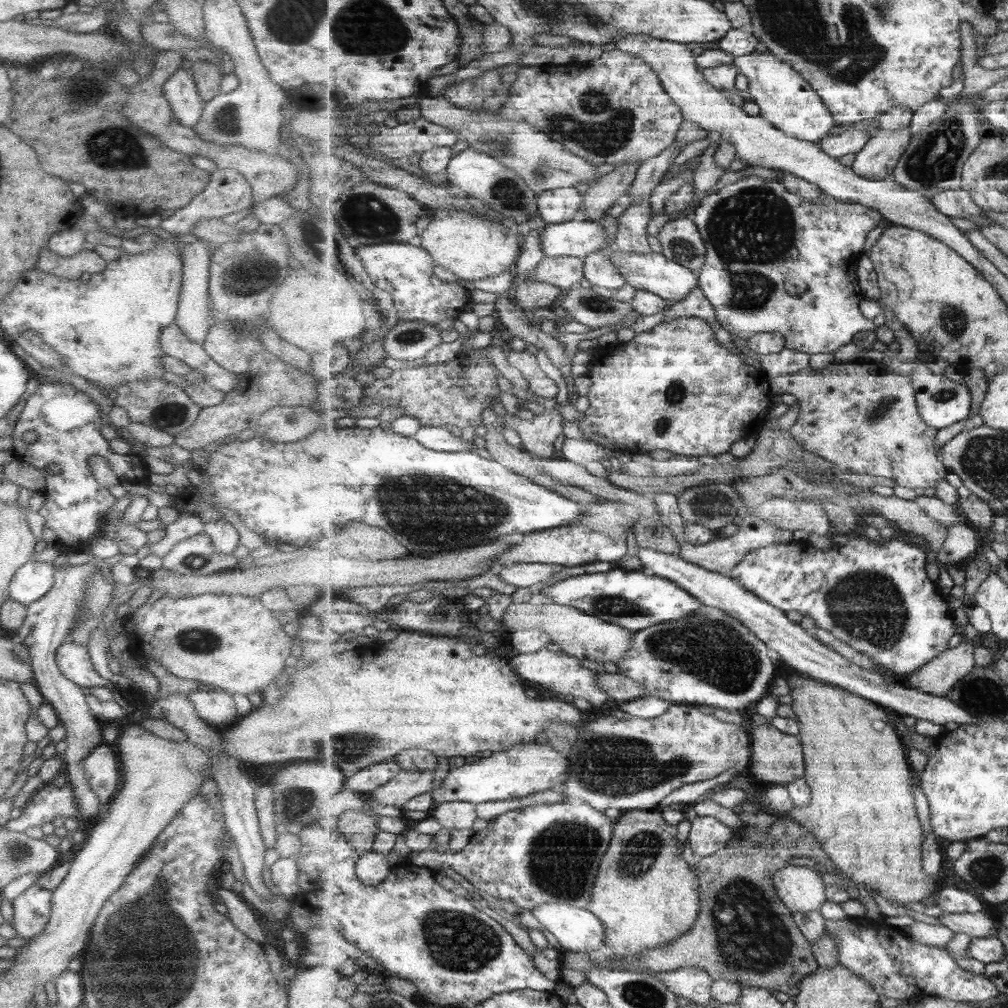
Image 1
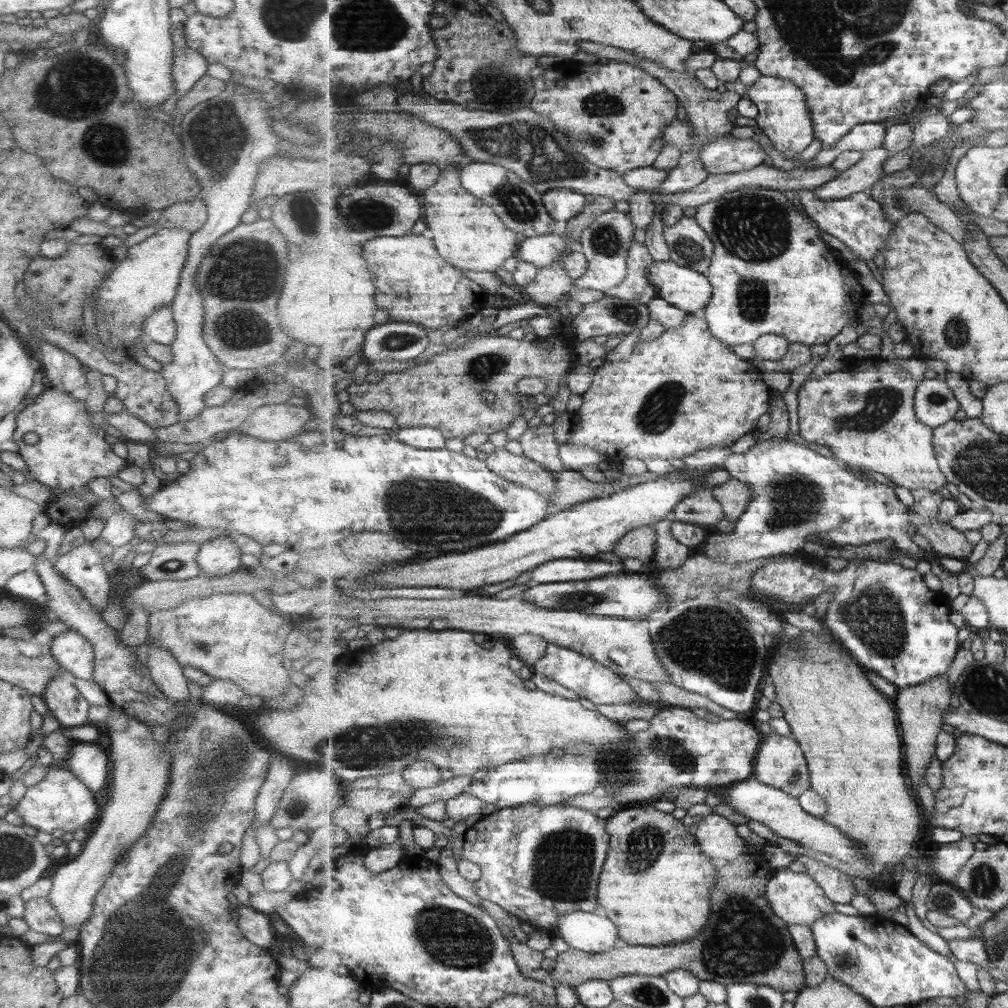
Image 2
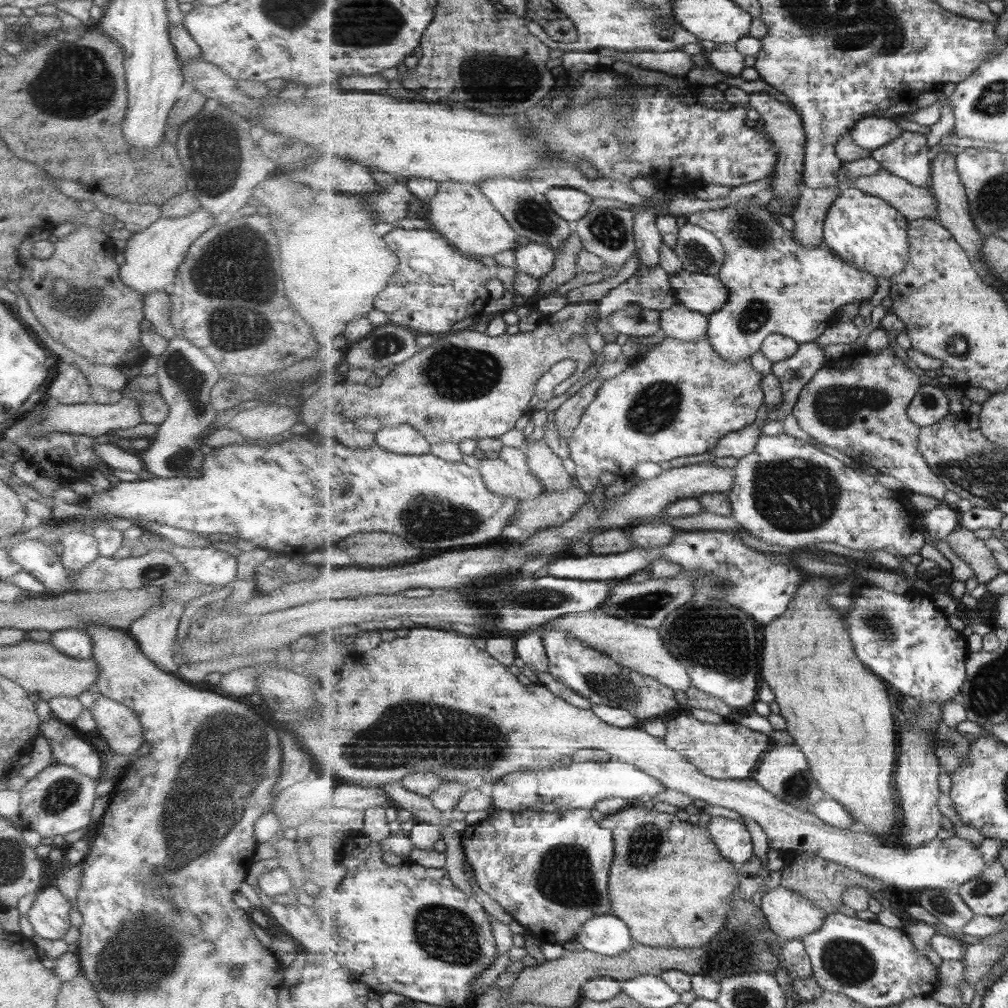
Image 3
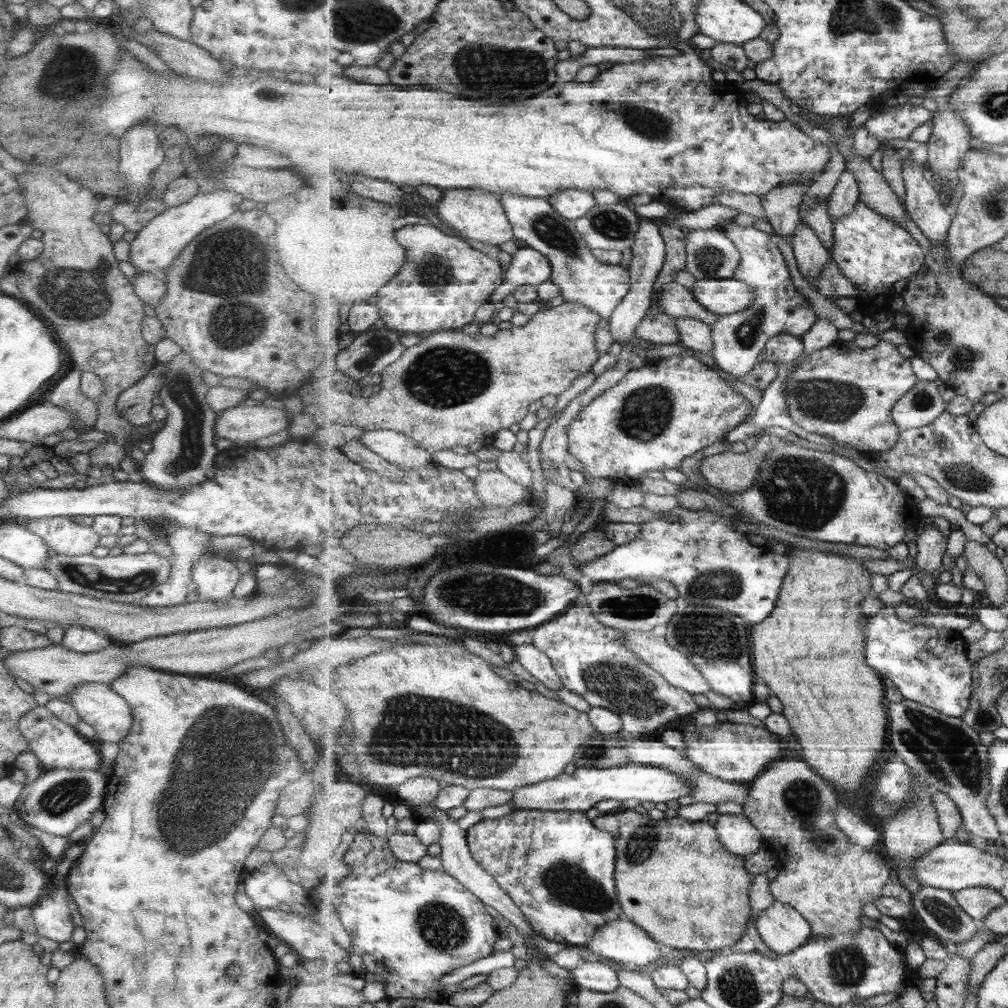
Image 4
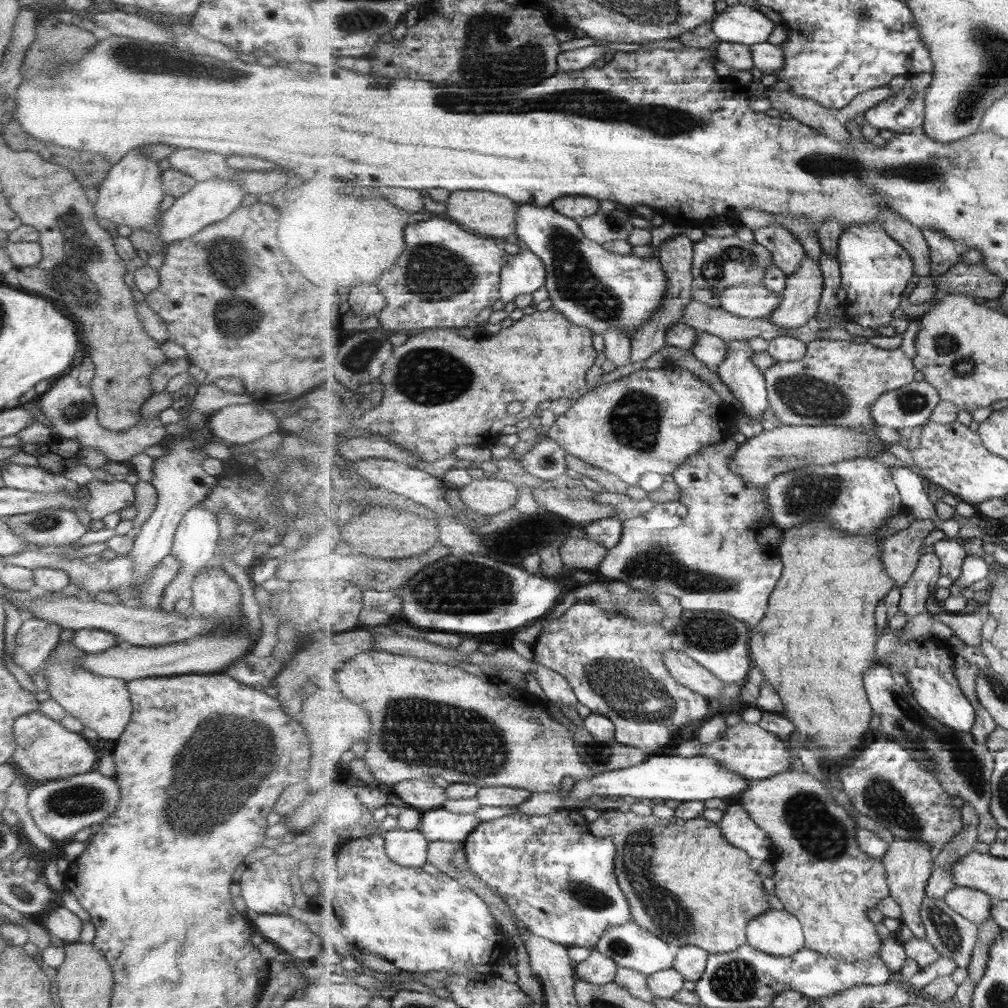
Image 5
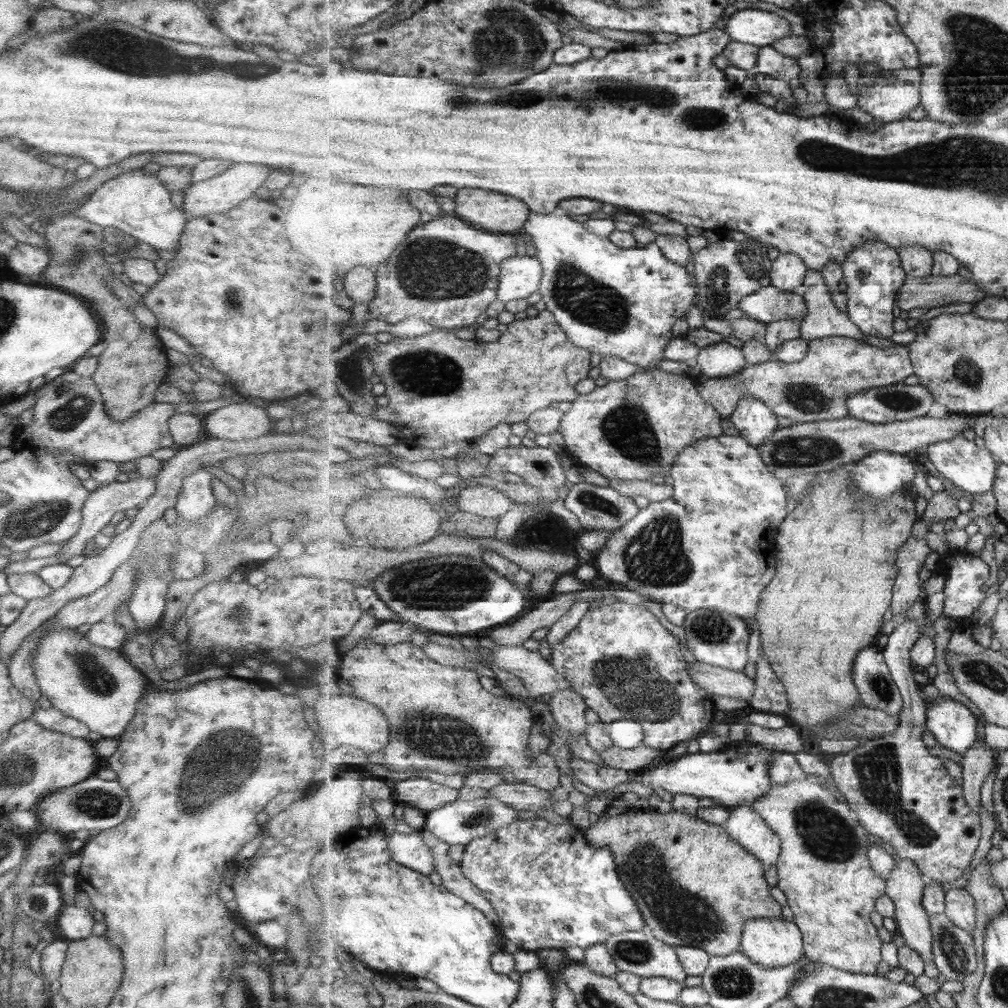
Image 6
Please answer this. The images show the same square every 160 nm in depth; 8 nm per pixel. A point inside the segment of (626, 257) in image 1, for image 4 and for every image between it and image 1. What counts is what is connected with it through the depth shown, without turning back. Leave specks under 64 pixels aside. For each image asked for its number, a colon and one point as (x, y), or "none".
2: (684, 287)
3: (705, 294)
4: (722, 296)

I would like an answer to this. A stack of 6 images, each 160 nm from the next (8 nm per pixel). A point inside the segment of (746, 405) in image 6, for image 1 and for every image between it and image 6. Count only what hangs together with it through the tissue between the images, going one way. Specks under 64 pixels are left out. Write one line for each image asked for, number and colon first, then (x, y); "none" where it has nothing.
1: (775, 262)
2: (772, 274)
3: (777, 286)
4: (779, 309)
5: (739, 372)

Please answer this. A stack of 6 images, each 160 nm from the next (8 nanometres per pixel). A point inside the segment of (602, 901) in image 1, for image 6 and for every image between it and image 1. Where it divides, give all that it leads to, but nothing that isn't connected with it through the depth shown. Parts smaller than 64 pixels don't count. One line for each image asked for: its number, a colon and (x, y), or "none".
2: (656, 886)
3: (669, 882)
4: (701, 903)
5: (685, 882)
6: (719, 885)

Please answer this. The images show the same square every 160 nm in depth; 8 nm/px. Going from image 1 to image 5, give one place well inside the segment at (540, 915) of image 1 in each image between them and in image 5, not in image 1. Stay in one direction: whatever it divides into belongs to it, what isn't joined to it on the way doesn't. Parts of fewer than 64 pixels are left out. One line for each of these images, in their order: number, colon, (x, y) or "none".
2: (585, 931)
3: (608, 935)
4: (622, 940)
5: (630, 945)

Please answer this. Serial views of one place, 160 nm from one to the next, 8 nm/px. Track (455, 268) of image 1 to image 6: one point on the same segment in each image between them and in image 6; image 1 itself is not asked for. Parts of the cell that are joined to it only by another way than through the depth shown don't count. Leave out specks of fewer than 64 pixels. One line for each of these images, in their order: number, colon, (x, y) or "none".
2: (467, 232)
3: (466, 216)
4: (475, 214)
5: (487, 214)
6: (492, 211)

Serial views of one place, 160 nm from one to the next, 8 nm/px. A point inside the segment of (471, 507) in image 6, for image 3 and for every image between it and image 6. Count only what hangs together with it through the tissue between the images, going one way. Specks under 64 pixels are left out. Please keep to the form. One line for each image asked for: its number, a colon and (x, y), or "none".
3: (503, 480)
4: (495, 489)
5: (491, 495)

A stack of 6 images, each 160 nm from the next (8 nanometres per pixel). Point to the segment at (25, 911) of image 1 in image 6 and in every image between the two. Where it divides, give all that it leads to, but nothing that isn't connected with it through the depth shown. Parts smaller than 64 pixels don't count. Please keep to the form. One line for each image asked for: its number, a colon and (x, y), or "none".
2: (38, 914)
3: (47, 915)
4: (51, 917)
5: (59, 922)
6: (74, 923)

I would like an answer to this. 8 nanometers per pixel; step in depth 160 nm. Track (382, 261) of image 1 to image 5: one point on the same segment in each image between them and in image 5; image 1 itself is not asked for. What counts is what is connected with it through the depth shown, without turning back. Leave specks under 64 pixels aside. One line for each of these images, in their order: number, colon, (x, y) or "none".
2: (418, 286)
3: (436, 289)
4: (445, 280)
5: (447, 276)

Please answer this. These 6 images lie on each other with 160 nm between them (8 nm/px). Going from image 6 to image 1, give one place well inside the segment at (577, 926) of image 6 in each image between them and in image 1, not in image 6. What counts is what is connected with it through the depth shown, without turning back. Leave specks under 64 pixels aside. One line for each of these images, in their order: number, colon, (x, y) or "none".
1: (528, 856)
2: (525, 853)
3: (550, 871)
4: (560, 869)
5: (558, 879)

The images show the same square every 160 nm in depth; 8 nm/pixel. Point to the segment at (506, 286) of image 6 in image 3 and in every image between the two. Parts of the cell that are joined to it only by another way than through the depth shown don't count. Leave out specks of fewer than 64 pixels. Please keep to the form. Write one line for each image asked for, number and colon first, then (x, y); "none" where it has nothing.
3: (538, 260)
4: (528, 267)
5: (525, 273)

